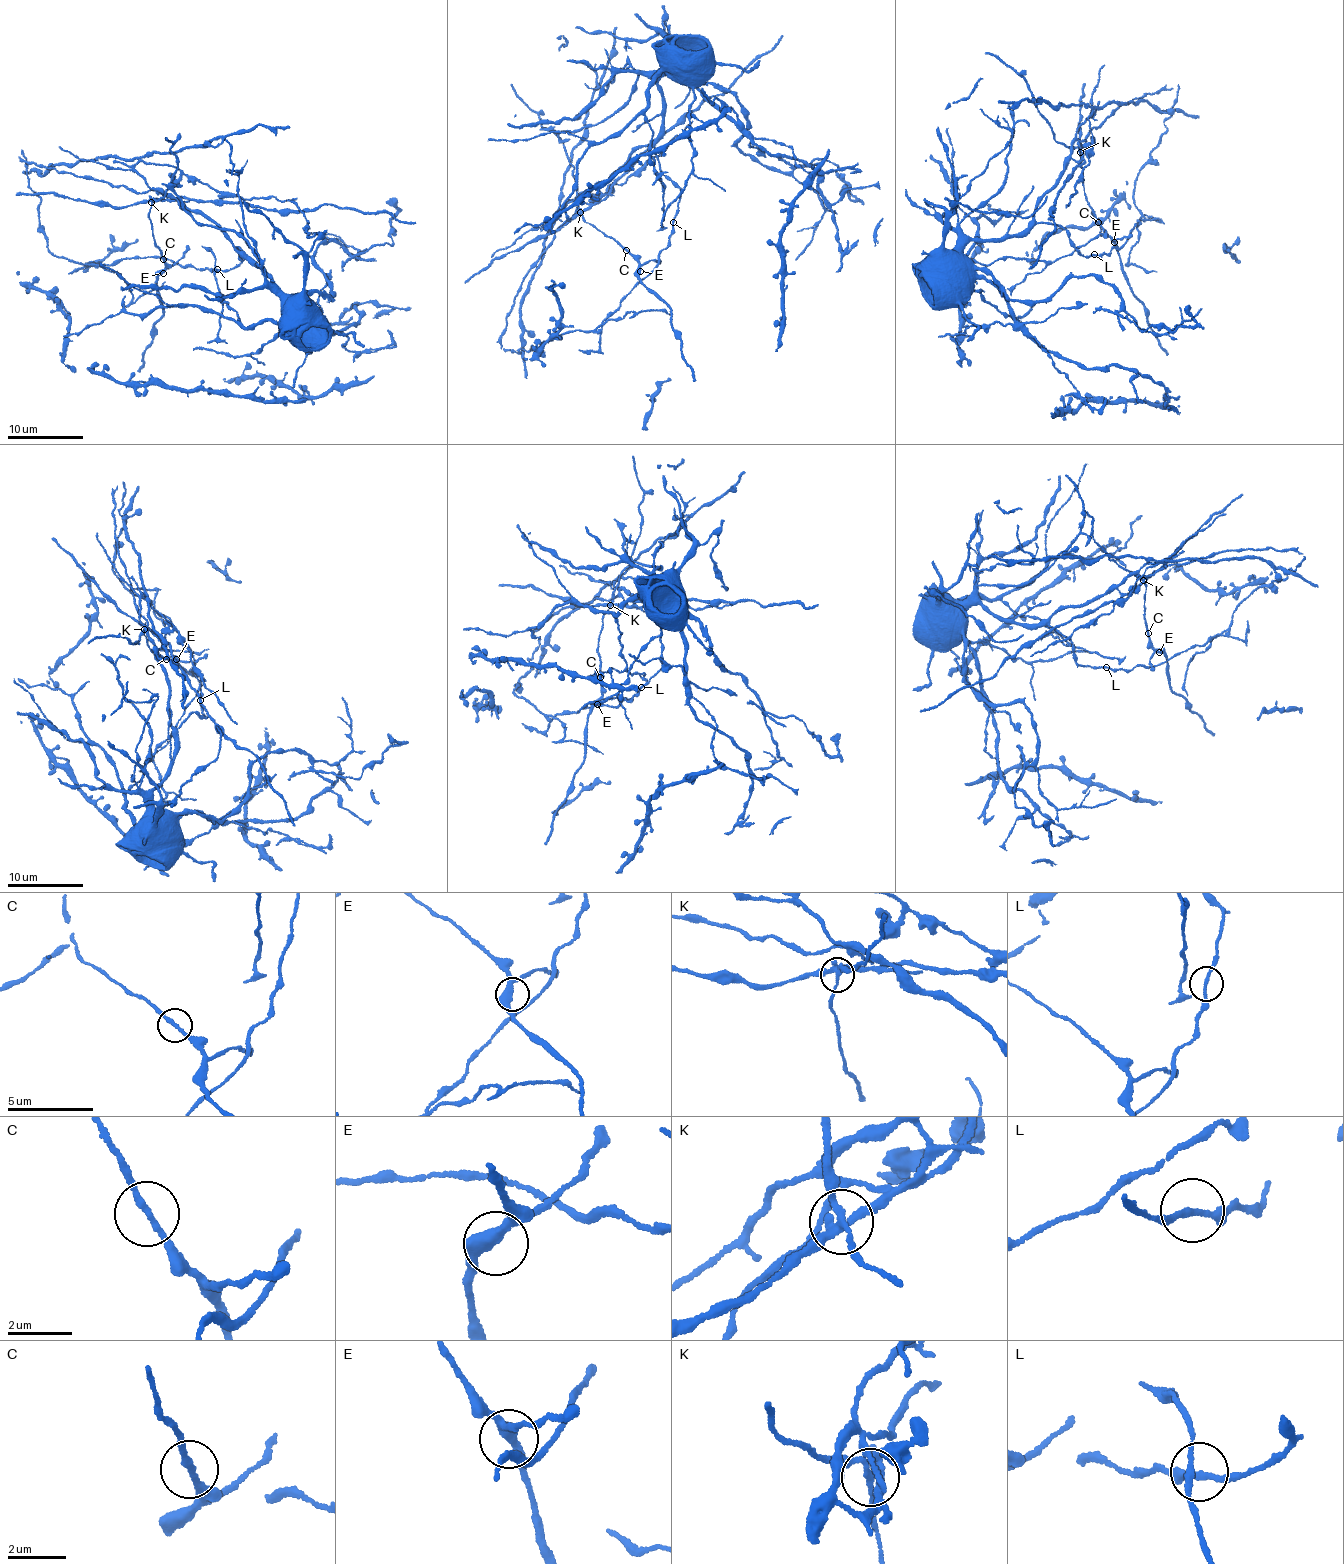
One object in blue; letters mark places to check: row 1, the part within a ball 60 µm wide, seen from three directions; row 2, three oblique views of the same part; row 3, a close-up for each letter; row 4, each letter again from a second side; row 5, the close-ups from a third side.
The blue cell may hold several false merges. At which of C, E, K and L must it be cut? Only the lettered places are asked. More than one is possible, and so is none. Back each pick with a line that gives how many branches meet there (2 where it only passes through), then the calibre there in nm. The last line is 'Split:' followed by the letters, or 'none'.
K: Branches: 4. Thickness 180 nm
L: Branches: 2. Thickness 160 nm
Split: K, L

